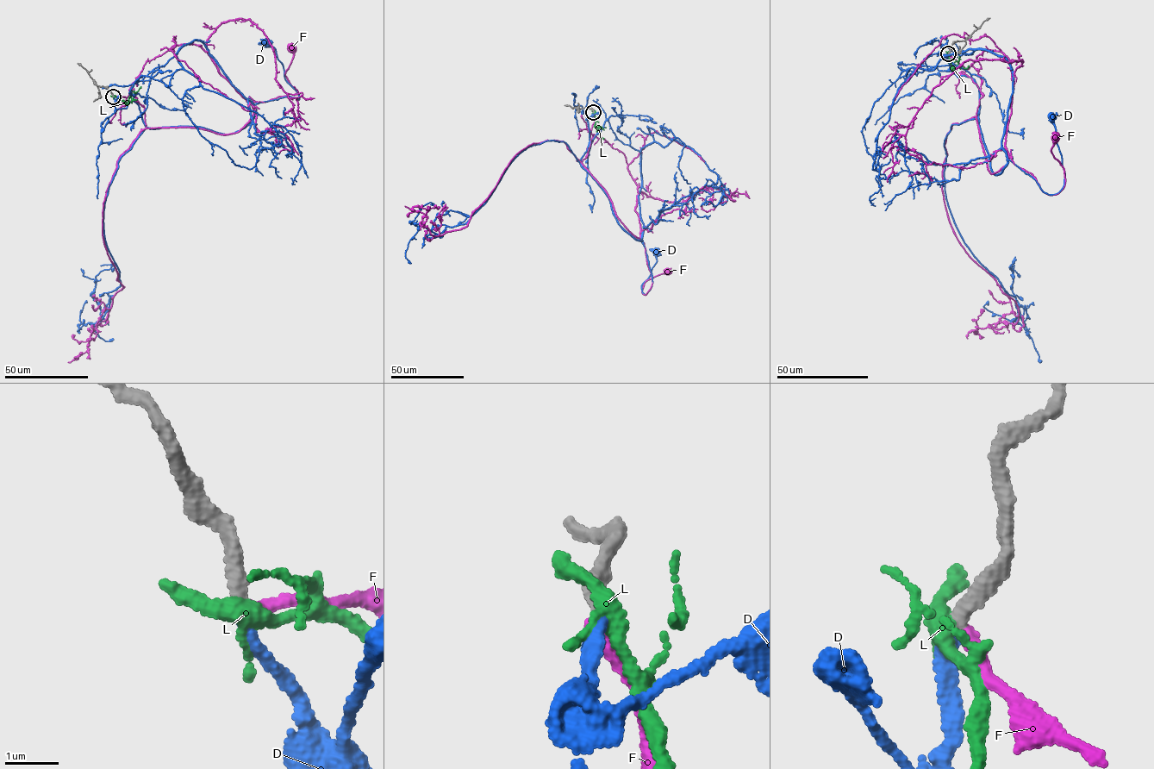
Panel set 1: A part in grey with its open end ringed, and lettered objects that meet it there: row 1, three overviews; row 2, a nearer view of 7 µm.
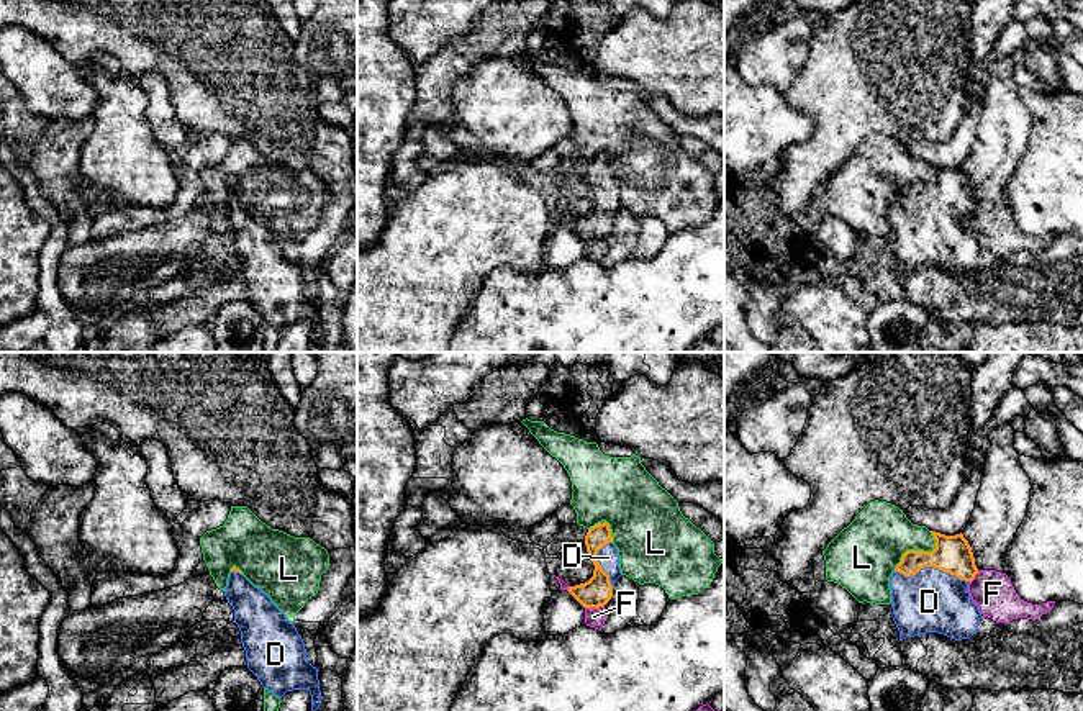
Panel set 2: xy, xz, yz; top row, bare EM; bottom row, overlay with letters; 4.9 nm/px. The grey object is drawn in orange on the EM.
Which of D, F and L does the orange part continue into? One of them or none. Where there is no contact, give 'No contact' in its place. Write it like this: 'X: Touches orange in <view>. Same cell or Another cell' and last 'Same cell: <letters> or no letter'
D: Touches orange in yz. Same cell
F: Touches orange in xz. Another cell
L: Touches orange in yz. Another cell
Same cell: D

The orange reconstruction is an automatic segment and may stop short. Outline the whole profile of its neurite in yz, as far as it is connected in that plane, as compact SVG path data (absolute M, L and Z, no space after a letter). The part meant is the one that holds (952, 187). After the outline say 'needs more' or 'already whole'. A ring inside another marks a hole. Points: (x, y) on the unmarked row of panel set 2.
M931 165L936 182L906 183L890 210L890 238L899 274L926 265L955 274L970 272L981 251L968 226L978 206L972 180L962 165Z; needs more

